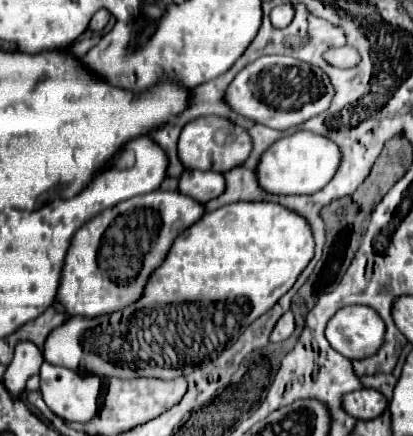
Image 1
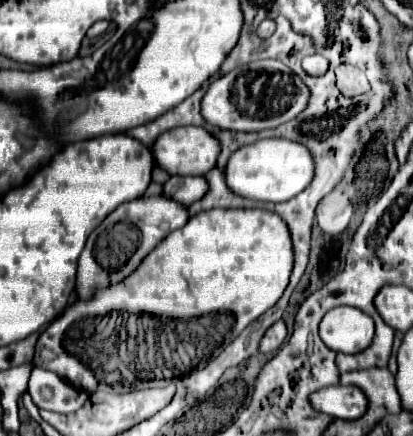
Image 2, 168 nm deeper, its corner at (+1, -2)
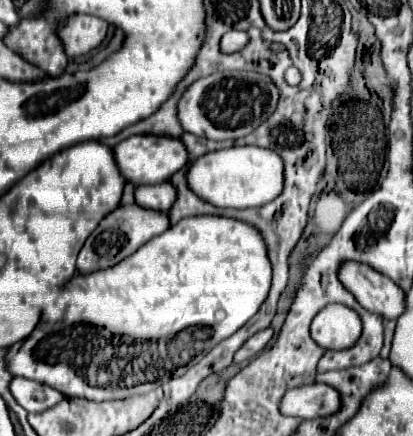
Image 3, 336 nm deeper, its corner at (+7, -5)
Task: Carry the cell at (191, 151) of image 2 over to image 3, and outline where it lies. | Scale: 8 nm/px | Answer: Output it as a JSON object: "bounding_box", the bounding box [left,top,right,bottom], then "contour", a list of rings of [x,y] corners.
{"bounding_box":[112,136,188,186],"contour":[[[164,136],[126,138],[112,148],[112,154],[116,158],[116,166],[120,168],[120,174],[126,178],[126,182],[130,182],[134,186],[166,182],[174,172],[188,166],[188,152],[186,152],[184,144],[180,140],[170,140]]]}

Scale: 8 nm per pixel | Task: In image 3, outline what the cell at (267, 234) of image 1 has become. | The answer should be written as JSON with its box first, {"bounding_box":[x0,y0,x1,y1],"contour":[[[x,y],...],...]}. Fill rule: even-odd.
{"bounding_box":[4,216,270,402],"contour":[[[190,216],[148,240],[136,254],[116,266],[92,274],[76,274],[58,290],[54,302],[44,306],[38,328],[30,338],[22,340],[16,350],[8,348],[4,360],[14,378],[22,376],[46,384],[66,398],[104,402],[146,394],[162,380],[172,378],[174,372],[182,374],[218,342],[242,328],[266,300],[270,280],[268,252],[254,226],[224,216]],[[146,342],[154,342],[150,352]]]}

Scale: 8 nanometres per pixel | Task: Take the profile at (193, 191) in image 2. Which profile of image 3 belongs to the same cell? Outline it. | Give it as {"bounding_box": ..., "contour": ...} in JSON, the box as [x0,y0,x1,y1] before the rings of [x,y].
{"bounding_box":[134,182,176,212],"contour":[[[168,182],[154,186],[140,186],[134,190],[134,198],[138,206],[148,206],[150,210],[168,212],[176,200],[176,190]]]}

